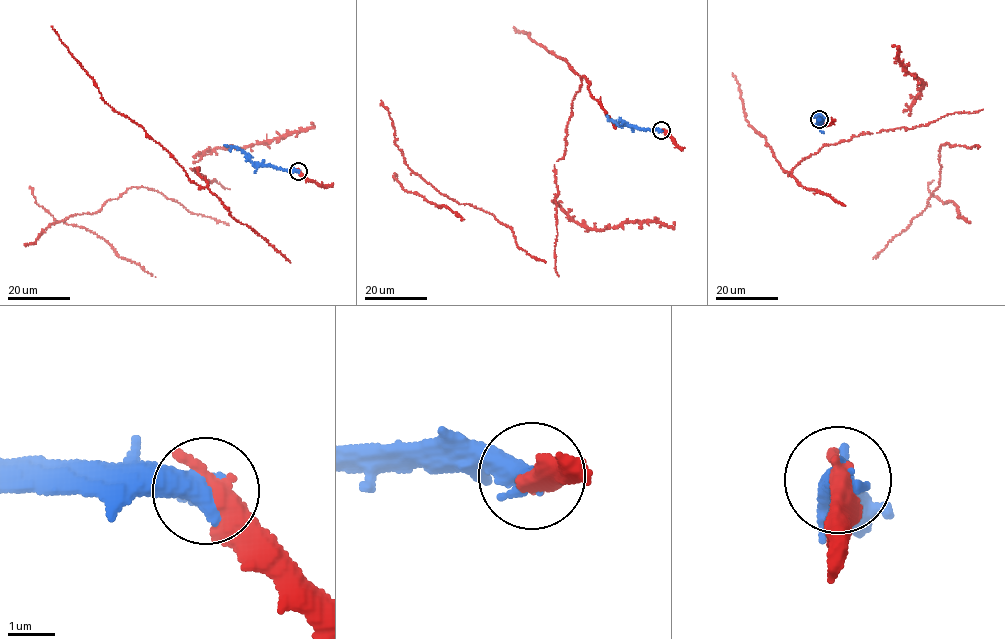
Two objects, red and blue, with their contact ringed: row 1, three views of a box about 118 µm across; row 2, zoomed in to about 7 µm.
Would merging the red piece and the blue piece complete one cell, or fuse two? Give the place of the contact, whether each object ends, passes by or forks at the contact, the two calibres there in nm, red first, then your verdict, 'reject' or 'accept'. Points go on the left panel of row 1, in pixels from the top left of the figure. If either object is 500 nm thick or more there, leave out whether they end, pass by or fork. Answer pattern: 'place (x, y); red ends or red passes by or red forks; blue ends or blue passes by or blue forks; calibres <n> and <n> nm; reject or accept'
place (298, 171); calibres 500 and 550 nm; accept

